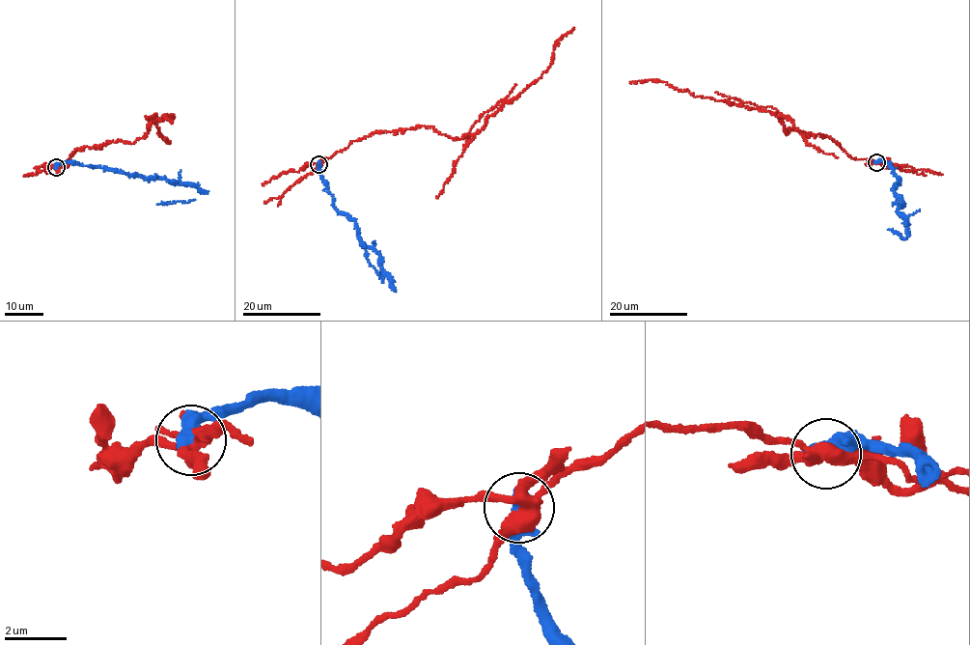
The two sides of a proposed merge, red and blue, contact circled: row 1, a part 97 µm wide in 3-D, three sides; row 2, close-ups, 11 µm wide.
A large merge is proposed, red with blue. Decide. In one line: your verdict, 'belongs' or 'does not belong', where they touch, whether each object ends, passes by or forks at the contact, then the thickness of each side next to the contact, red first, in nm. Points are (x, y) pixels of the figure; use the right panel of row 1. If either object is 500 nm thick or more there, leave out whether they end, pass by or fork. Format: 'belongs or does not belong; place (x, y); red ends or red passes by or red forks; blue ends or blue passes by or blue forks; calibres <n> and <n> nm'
does not belong; place (876, 162); red forks; blue passes by; calibres 420 and 400 nm

